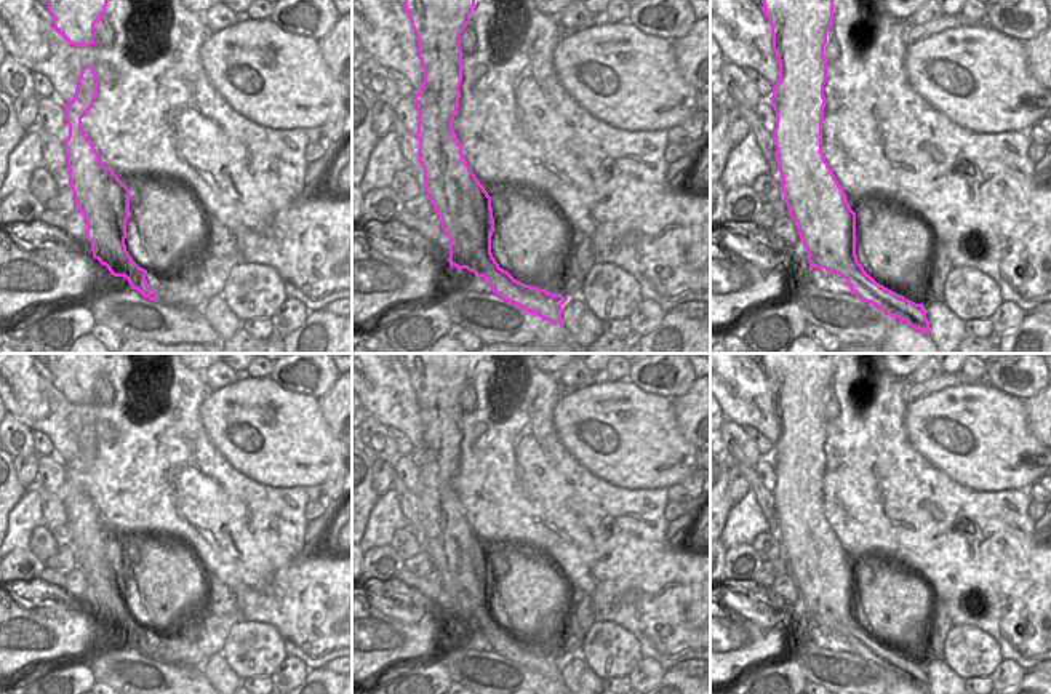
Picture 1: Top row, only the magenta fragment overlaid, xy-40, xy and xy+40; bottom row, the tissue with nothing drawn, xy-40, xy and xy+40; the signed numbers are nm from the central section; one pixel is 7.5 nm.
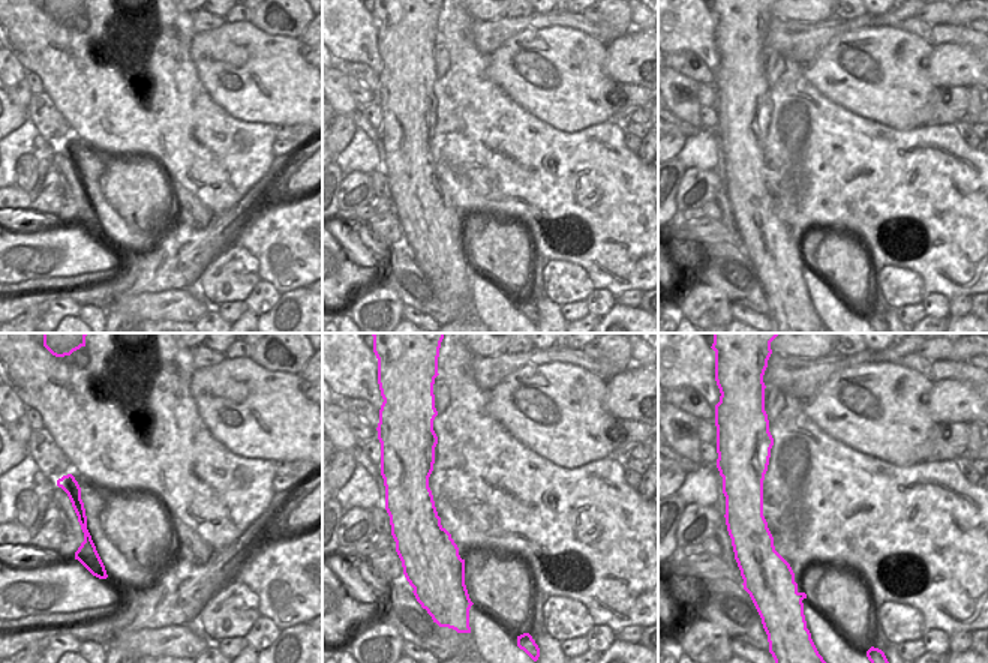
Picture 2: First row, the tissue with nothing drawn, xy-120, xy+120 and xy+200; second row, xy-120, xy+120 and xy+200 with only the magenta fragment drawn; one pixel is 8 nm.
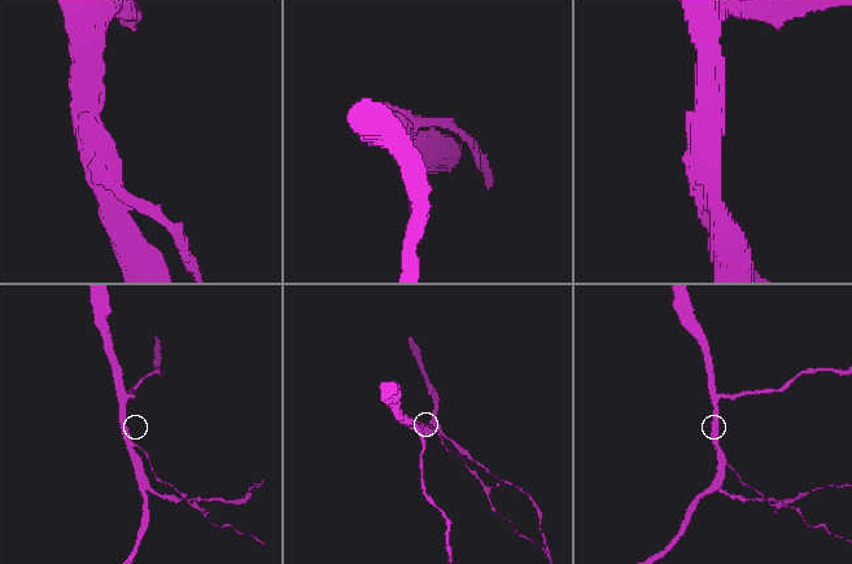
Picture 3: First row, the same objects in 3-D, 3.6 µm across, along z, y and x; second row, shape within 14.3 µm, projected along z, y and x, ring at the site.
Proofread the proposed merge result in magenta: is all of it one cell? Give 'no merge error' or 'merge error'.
merge error

